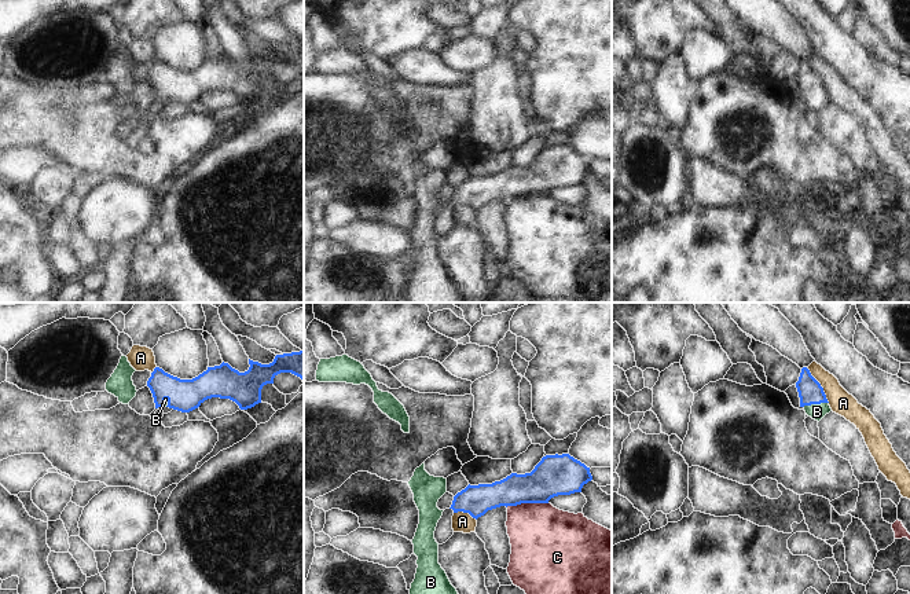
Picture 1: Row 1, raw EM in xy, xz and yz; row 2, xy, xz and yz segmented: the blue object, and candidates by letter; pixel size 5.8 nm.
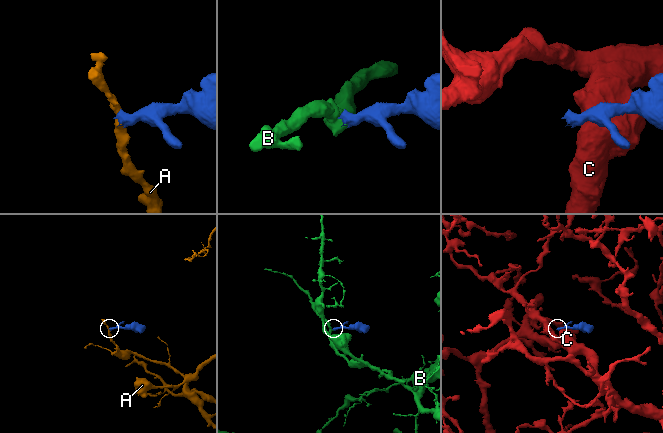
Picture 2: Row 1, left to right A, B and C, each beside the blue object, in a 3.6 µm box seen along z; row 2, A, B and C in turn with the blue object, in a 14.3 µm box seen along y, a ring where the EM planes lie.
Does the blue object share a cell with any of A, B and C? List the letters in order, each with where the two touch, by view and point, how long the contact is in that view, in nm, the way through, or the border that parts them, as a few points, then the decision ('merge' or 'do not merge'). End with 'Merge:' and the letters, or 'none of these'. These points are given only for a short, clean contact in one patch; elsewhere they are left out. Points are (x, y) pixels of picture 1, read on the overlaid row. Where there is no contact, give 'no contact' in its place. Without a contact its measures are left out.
A: contact yz (819, 385); length 240 nm; border yz (806, 367), (819, 384), (829, 402); do not merge
B: contact yz (815, 403); length 150 nm; way yz (810, 391), (815, 403), (817, 411); merge
C: contact xz (527, 502); length 240 nm; border xz (547, 502), (521, 502), (506, 506); do not merge
Merge: B

